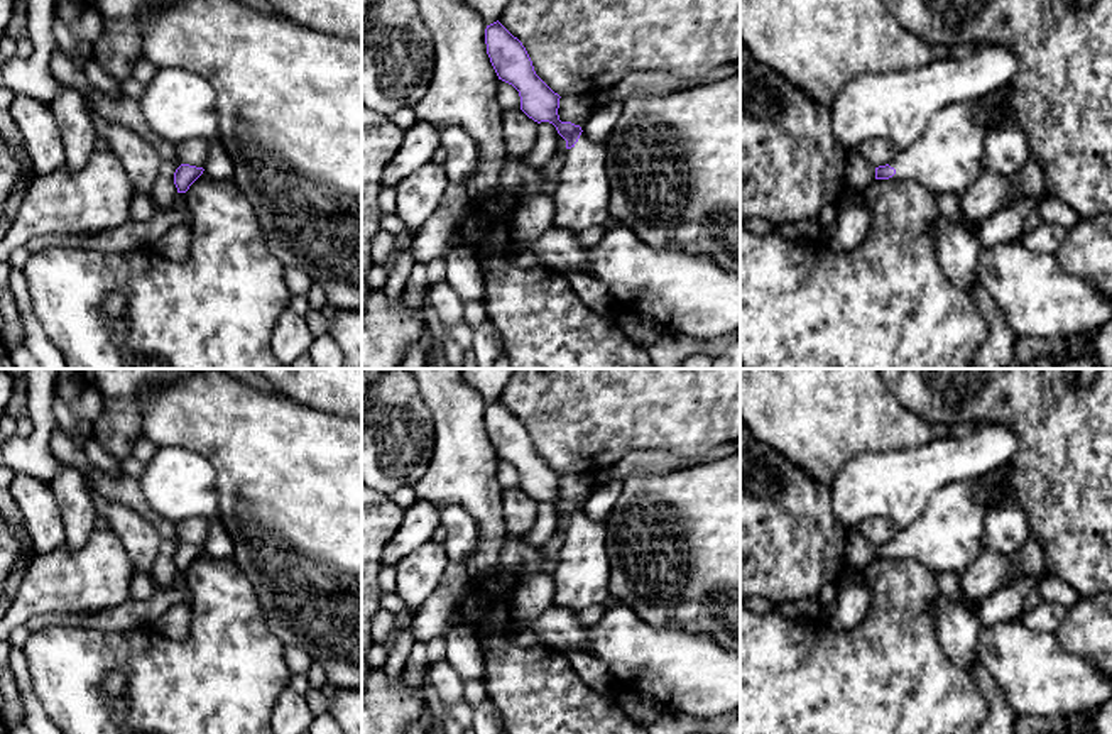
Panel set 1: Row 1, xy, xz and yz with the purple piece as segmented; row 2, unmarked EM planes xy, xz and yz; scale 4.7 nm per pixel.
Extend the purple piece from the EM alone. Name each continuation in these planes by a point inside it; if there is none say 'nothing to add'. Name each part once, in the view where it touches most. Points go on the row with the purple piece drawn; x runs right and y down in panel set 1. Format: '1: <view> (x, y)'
1: xz (580, 200)

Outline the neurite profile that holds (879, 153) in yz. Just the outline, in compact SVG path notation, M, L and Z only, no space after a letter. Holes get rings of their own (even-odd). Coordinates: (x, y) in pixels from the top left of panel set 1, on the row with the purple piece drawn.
M882 139L865 140L855 151L875 167L889 164L901 152L889 140Z

